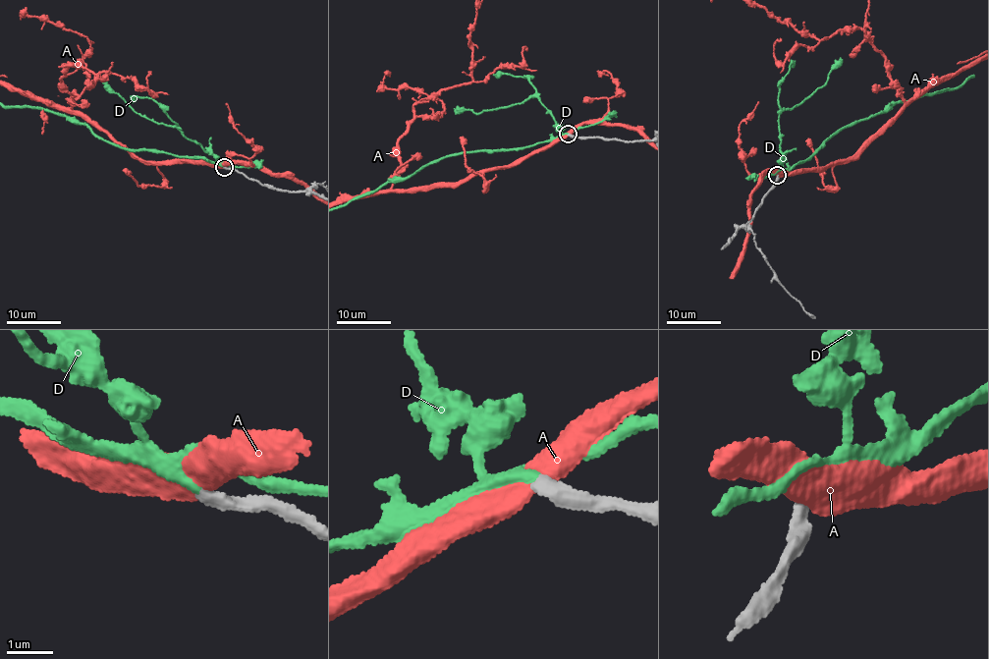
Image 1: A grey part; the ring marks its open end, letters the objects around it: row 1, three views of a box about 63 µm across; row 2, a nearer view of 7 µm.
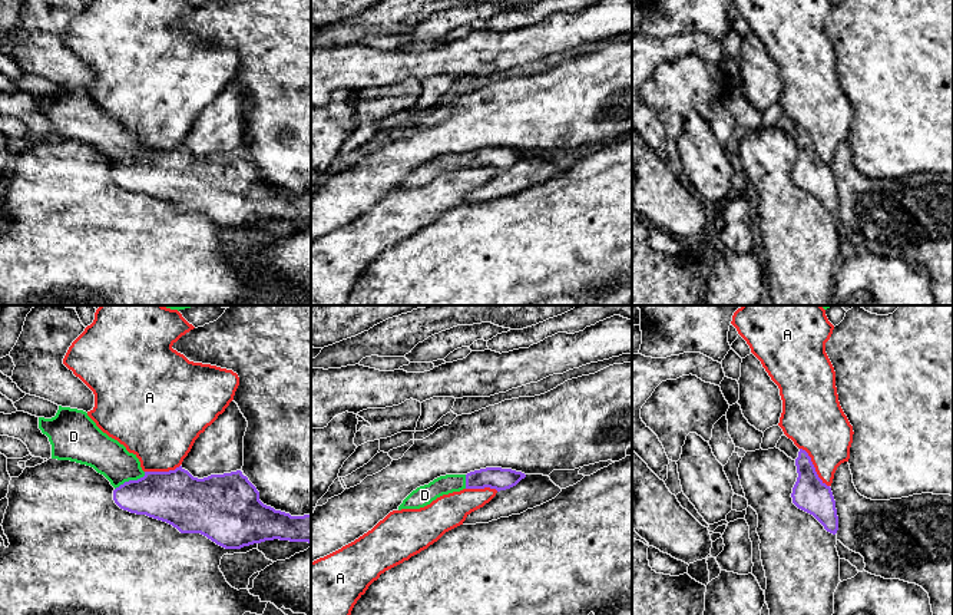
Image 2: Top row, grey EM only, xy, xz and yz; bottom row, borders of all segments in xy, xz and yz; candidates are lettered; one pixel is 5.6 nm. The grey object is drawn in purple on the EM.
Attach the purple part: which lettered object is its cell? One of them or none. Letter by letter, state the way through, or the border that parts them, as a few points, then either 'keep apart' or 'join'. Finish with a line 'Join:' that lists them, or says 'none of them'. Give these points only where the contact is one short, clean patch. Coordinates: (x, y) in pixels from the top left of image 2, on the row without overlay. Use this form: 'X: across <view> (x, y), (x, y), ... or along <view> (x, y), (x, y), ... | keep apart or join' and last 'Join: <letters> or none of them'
A: keep apart
D: across xy (172, 175), (144, 172), (131, 159), (109, 136) | join
Join: D

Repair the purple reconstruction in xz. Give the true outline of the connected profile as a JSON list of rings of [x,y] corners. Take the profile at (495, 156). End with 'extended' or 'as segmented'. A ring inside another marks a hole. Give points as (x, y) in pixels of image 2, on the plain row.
[[[486,146],[467,153],[446,153],[434,158],[428,163],[413,169],[398,185],[401,188],[420,188],[430,183],[443,173],[460,171],[463,168],[496,168],[497,171],[516,165],[526,153],[512,148]]]; extended

